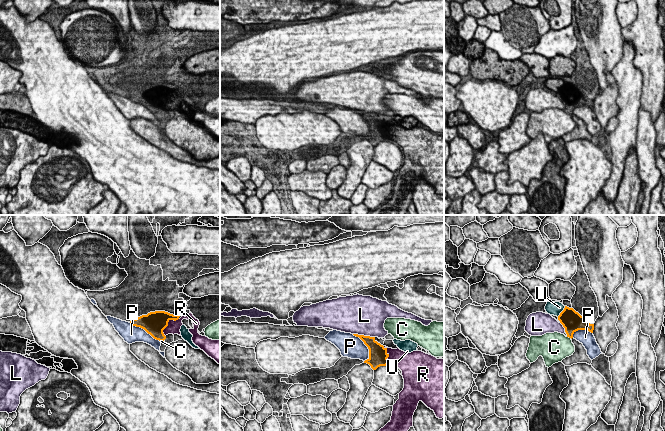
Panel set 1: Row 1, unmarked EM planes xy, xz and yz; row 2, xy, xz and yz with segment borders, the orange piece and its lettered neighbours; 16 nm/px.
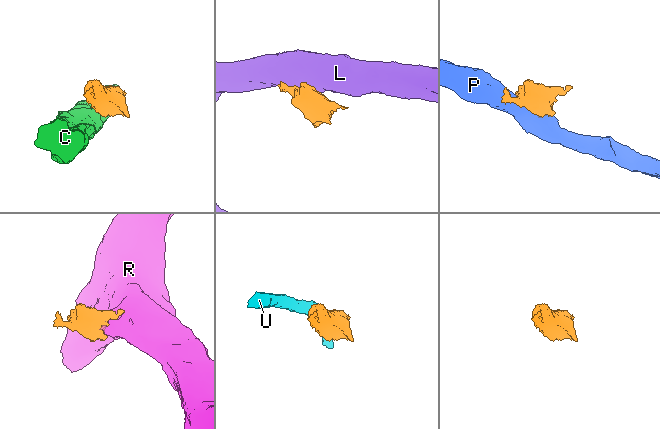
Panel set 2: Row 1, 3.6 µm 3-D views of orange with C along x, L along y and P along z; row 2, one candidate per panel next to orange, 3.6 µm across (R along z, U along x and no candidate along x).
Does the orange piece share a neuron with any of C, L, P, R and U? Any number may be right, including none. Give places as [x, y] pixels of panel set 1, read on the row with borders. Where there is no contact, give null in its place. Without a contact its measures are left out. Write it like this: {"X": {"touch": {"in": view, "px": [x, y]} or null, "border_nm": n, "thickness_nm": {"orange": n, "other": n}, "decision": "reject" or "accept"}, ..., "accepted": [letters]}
{"C": {"touch": {"in": "yz", "px": [569, 337]}, "border_nm": 90, "thickness_nm": {"orange": 320, "other": 440}, "decision": "reject"}, "L": {"touch": {"in": "xz", "px": [363, 335]}, "border_nm": 360, "thickness_nm": {"orange": 190, "other": 500}, "decision": "reject"}, "P": {"touch": {"in": "xz", "px": [365, 344]}, "border_nm": 500, "thickness_nm": {"orange": 280, "other": 360}, "decision": "reject"}, "R": {"touch": {"in": "xy", "px": [167, 324]}, "border_nm": 380, "thickness_nm": {"orange": 360, "other": 200}, "decision": "accept"}, "U": {"touch": {"in": "yz", "px": [562, 311]}, "border_nm": 220, "thickness_nm": {"orange": 340, "other": 220}, "decision": "reject"}, "accepted": ["R"]}

